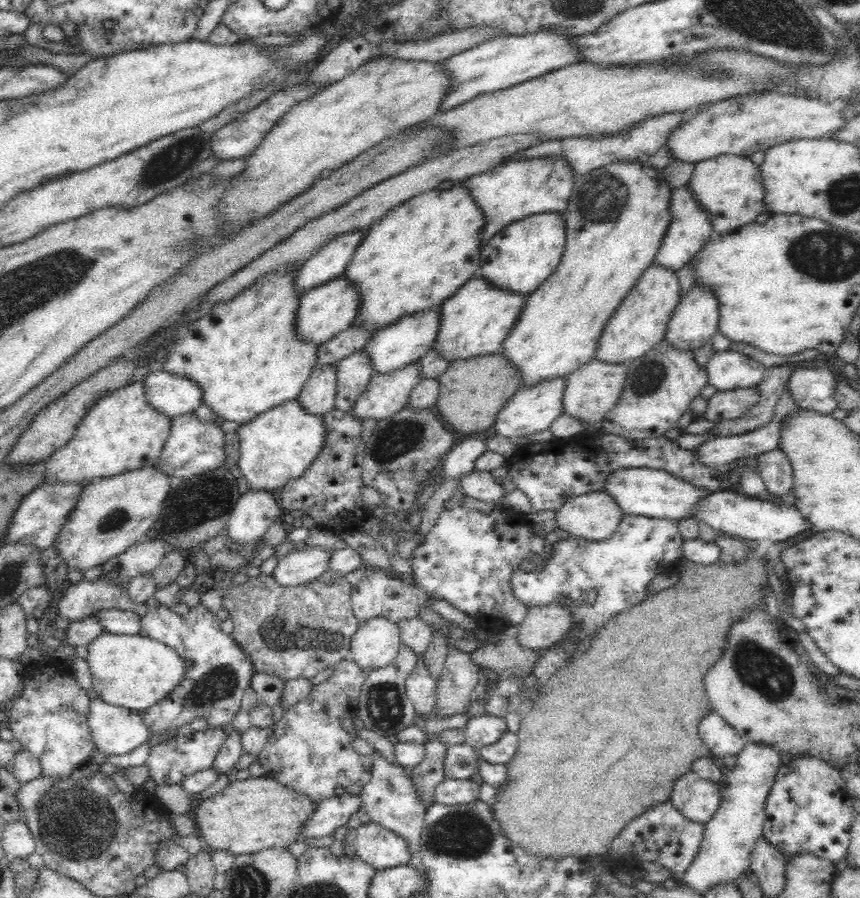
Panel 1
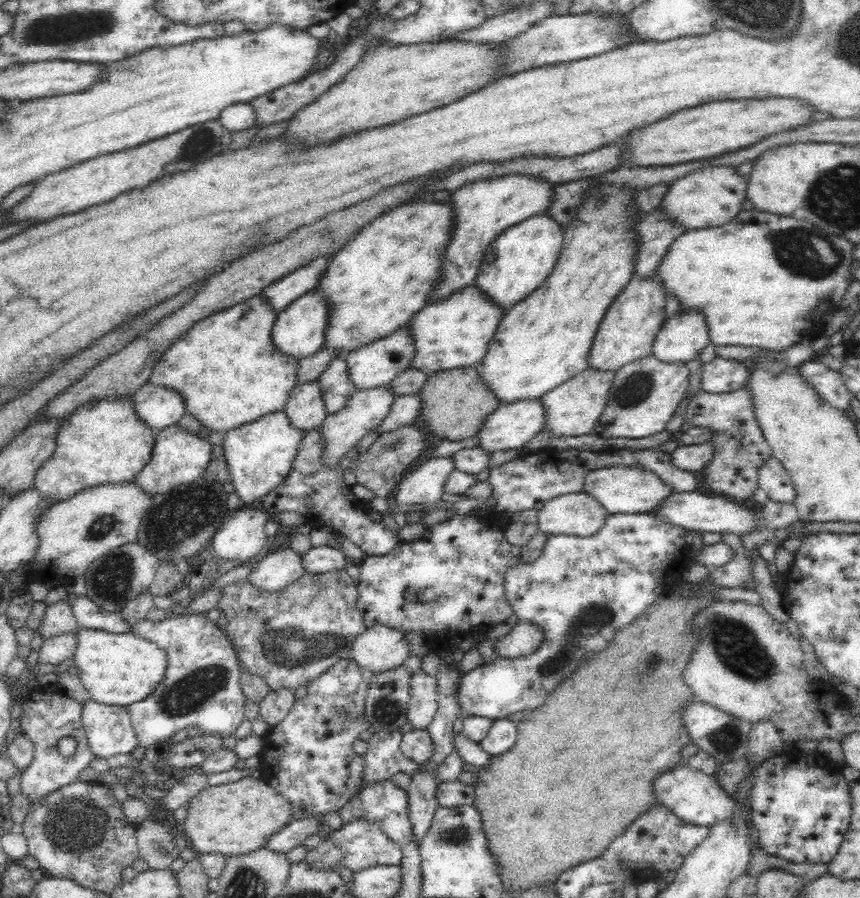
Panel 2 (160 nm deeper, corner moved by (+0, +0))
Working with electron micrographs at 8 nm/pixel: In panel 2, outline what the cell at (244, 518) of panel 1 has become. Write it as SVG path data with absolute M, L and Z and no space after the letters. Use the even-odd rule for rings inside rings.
M258 504L236 510L231 518L212 536L212 557L224 561L247 564L269 549L270 539L264 532L267 522L273 520Z

